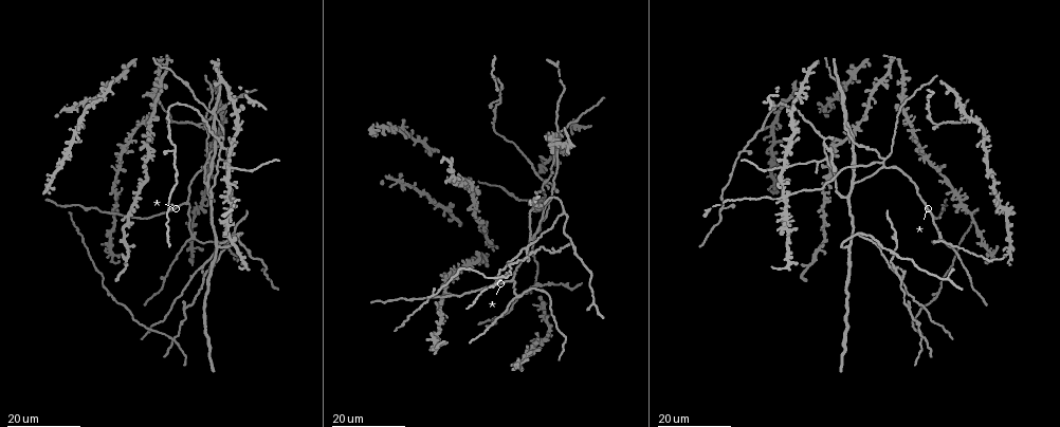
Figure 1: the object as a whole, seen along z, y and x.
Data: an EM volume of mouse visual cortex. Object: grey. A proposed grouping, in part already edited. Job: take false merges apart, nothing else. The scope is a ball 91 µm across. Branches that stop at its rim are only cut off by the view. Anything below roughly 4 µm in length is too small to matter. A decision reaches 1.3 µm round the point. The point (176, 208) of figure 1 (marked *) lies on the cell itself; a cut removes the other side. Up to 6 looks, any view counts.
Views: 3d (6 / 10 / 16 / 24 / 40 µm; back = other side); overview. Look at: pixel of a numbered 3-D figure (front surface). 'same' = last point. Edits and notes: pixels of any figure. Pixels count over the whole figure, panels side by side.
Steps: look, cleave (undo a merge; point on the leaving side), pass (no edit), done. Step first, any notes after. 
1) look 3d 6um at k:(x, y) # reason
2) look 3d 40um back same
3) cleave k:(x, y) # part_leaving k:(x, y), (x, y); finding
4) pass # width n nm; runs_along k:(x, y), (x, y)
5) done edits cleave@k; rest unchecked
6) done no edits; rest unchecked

look 3d 24um at 1:(203, 280)

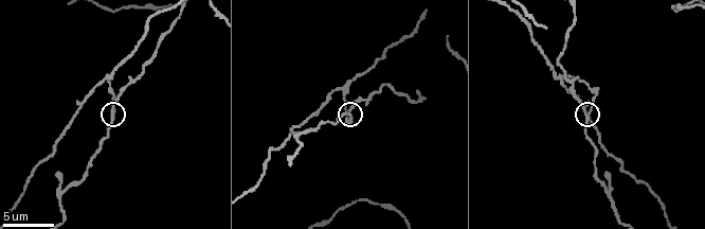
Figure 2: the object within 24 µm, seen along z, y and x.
look 3d 6um at 2:(585, 111)

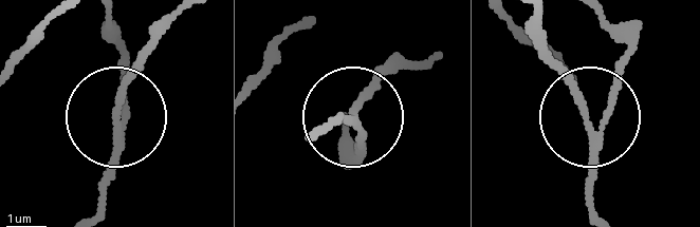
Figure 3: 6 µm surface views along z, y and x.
cleave 3:(124, 82) # width 160 nm; part_leaving 3:(115, 137), (123, 80), (177, 19); a second cell is stuck on

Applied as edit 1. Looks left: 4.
look 3d 24um at 1:(173, 337) # four or more arms meet

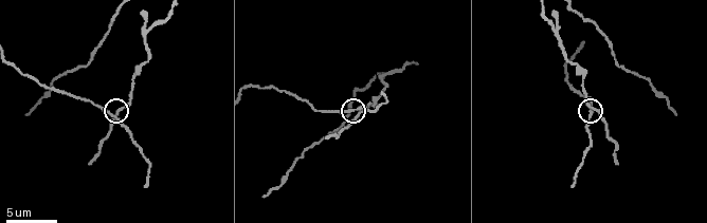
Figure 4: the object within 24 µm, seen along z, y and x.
look 3d 6um at 4:(357, 116)

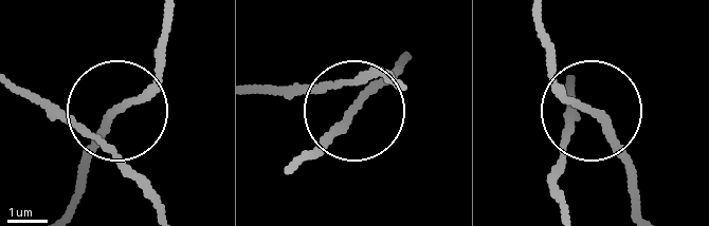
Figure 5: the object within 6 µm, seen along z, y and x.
pass # side_arm 7 um; runs_along 5:(534, 12), (548, 73), (602, 123), (633, 190); all the same cell

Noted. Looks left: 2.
done edits cleave@3; rest unchecked

